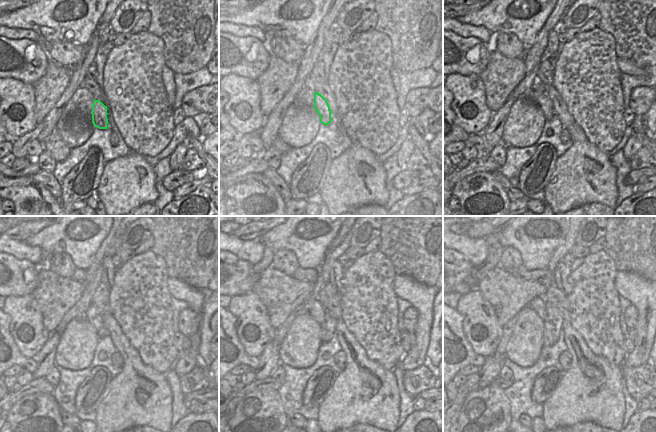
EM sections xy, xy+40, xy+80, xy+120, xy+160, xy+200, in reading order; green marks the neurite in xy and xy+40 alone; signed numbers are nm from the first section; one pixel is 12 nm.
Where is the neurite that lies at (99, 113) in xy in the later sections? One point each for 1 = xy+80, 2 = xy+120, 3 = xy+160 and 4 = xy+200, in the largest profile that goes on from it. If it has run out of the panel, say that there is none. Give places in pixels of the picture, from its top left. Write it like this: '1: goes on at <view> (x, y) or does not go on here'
1: goes on at xy+80 (539, 94)
2: goes on at xy+120 (92, 315)
3: goes on at xy+160 (317, 311)
4: goes on at xy+200 (537, 304)

